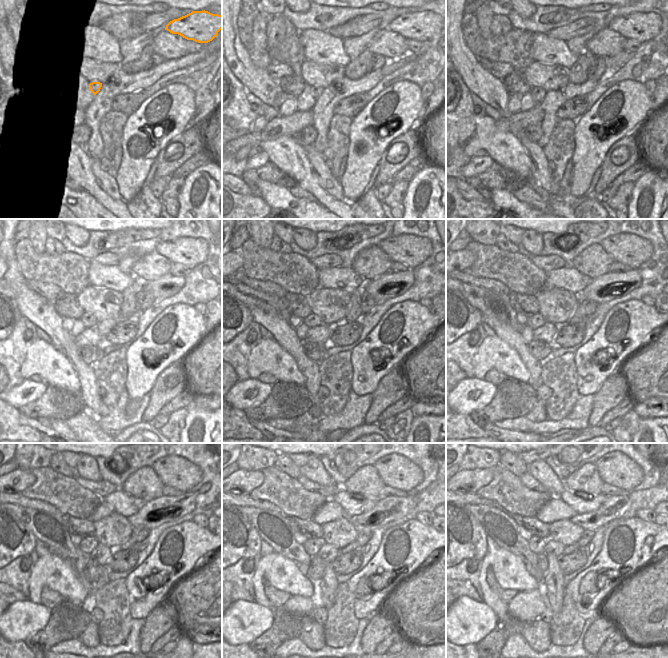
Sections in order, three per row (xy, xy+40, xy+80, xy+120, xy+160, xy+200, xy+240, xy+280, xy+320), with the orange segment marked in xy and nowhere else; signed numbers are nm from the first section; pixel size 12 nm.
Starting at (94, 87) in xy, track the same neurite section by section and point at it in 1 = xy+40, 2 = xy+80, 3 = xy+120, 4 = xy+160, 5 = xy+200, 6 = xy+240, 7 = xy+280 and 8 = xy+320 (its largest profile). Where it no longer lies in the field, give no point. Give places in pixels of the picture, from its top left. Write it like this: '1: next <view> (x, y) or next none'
1: next xy+40 (315, 91)
2: next xy+80 (538, 93)
3: next xy+120 (88, 319)
4: next xy+160 (312, 320)
5: next xy+200 (537, 320)
6: next xy+240 (88, 544)
7: next xy+280 (312, 545)
8: next xy+320 (537, 545)

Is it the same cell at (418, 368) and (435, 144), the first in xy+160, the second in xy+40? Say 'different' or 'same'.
same

